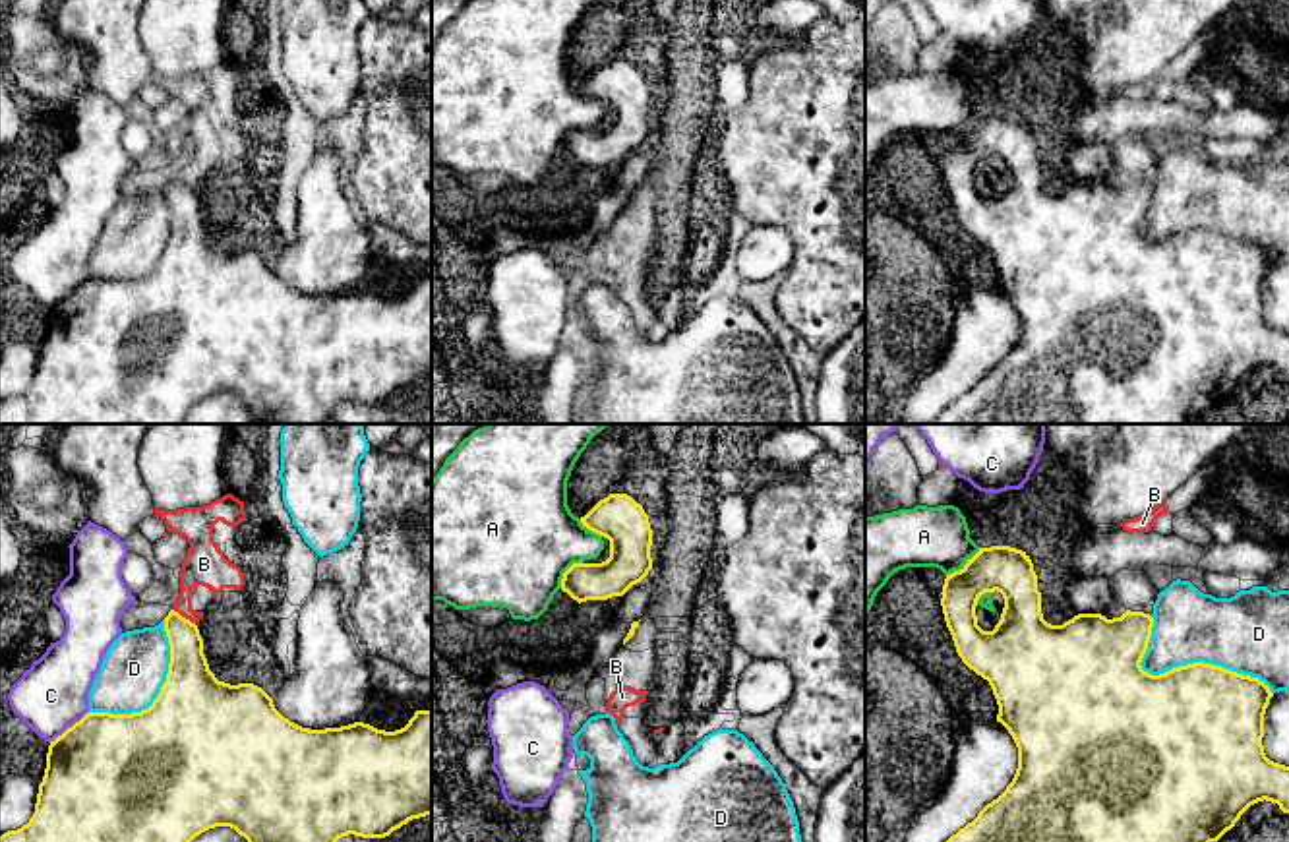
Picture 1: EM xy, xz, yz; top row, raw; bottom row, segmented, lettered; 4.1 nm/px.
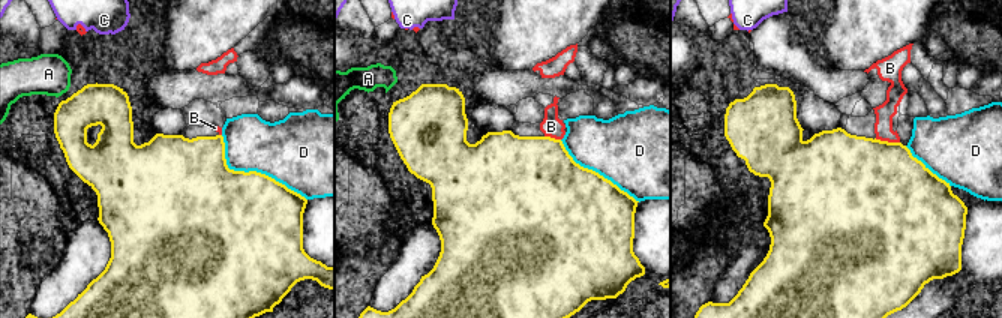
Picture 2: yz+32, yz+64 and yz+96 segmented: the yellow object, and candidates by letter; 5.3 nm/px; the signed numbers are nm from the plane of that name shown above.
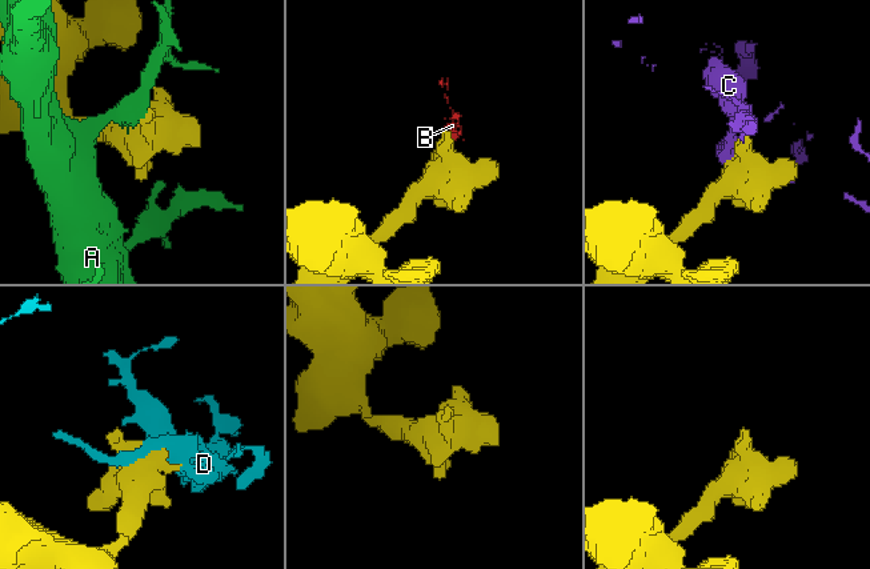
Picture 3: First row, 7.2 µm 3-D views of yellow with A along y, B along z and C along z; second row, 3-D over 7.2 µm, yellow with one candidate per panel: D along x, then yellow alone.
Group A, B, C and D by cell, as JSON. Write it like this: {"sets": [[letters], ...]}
{"sets": [["A"], ["B"], ["C"], ["D"]]}

